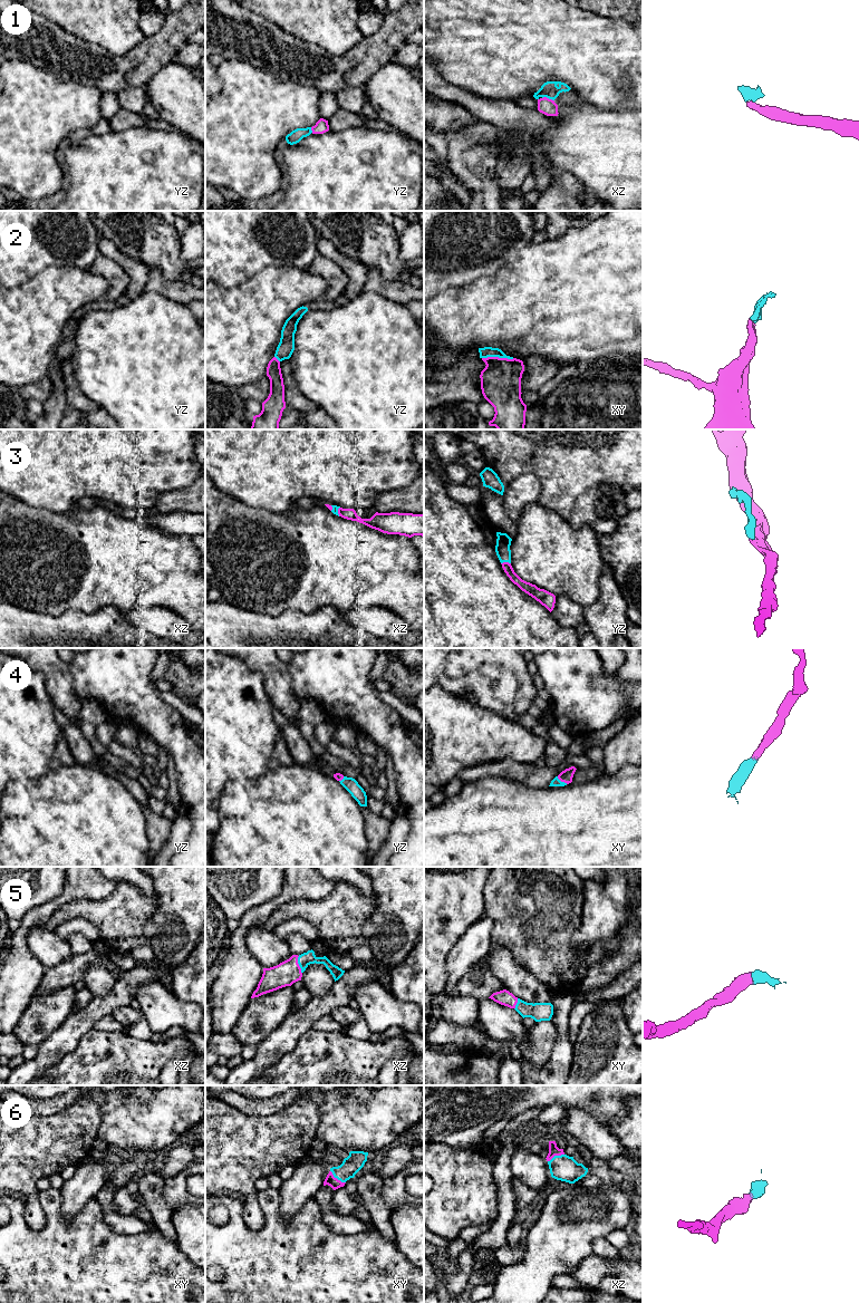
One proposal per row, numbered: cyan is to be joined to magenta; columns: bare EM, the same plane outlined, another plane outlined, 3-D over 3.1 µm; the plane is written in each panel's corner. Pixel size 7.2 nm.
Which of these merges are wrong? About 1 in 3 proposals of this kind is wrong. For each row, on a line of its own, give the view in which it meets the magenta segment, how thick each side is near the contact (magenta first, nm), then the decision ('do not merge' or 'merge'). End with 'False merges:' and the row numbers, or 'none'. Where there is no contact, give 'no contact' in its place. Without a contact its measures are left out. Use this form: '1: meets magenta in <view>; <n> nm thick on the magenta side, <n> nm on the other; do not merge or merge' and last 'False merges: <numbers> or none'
1: meets magenta in xz; 120 nm thick on the magenta side, 120 nm on the other; merge
2: meets magenta in xy; 280 nm thick on the magenta side, 80 nm on the other; merge
3: meets magenta in yz; 80 nm thick on the magenta side, 110 nm on the other; merge
4: meets magenta in xy; 90 nm thick on the magenta side, 60 nm on the other; merge
5: meets magenta in xz; 170 nm thick on the magenta side, 90 nm on the other; merge
6: meets magenta in xy; 80 nm thick on the magenta side, 140 nm on the other; merge
False merges: none

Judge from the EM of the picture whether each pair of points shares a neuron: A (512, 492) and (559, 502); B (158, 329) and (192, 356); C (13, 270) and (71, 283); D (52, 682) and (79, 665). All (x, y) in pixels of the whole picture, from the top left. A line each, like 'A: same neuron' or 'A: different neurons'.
A: different neurons
B: same neuron
C: different neurons
D: different neurons

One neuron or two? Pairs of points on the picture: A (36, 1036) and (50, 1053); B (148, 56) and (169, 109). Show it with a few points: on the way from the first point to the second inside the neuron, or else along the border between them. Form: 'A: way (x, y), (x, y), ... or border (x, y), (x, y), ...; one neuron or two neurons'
A: border (60, 1025), (38, 1046); two neurons
B: border (171, 60), (163, 65), (145, 83); two neurons

